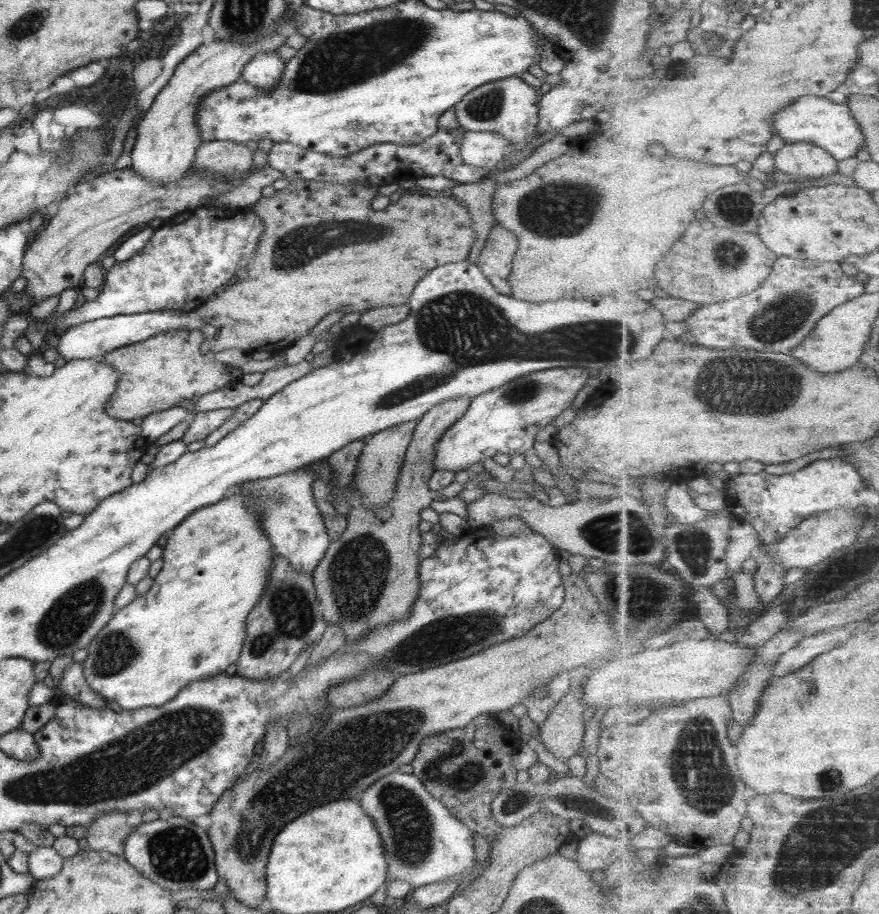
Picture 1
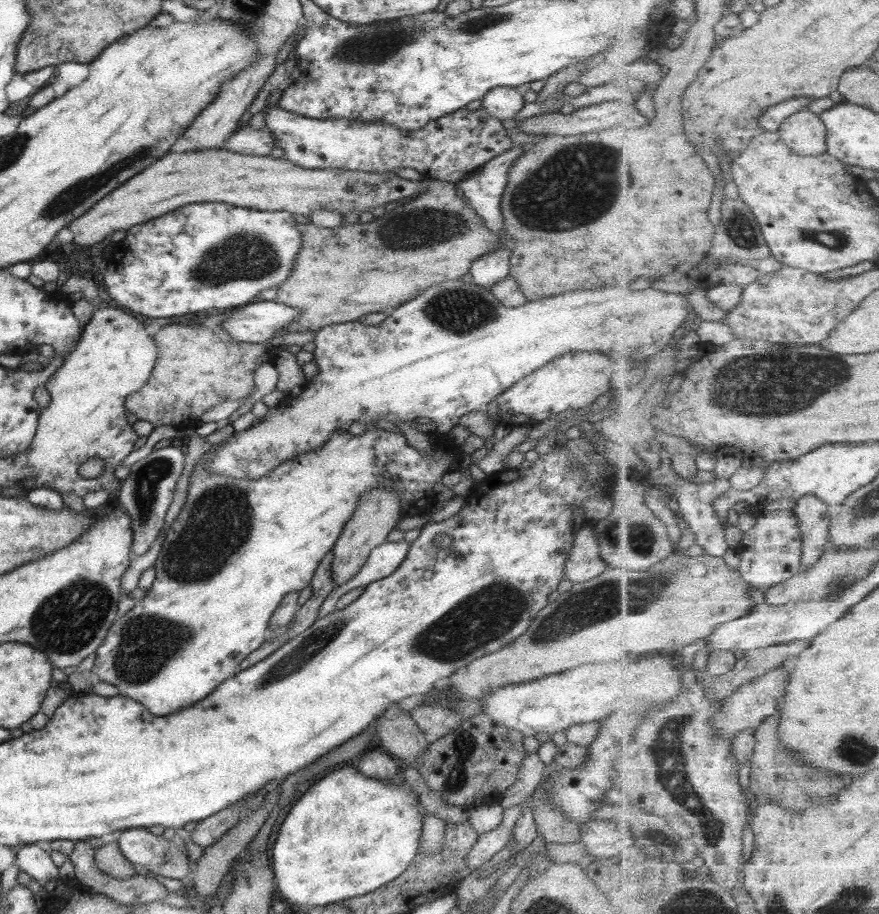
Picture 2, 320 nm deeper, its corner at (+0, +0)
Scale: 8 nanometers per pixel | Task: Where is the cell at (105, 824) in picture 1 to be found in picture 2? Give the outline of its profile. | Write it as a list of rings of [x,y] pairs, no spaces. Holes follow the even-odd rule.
[[[115,841],[94,849],[94,863],[103,874],[115,879],[126,879],[139,871],[120,853]]]

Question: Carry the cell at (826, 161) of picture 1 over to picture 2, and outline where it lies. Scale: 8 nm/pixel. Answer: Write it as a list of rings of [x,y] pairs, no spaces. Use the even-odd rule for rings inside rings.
[[[809,109],[786,118],[778,133],[794,153],[817,156],[829,152],[828,128],[819,114]]]

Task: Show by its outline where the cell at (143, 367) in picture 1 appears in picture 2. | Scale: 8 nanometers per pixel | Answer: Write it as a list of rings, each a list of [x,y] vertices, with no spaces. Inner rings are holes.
[[[225,312],[197,314],[197,320],[190,324],[163,325],[152,330],[157,349],[157,358],[147,382],[137,392],[125,397],[124,408],[137,420],[150,422],[153,427],[171,425],[182,428],[197,424],[199,417],[209,408],[226,400],[244,400],[255,389],[254,370],[264,362],[271,364],[280,350],[269,343],[251,344],[235,340],[221,325]]]

